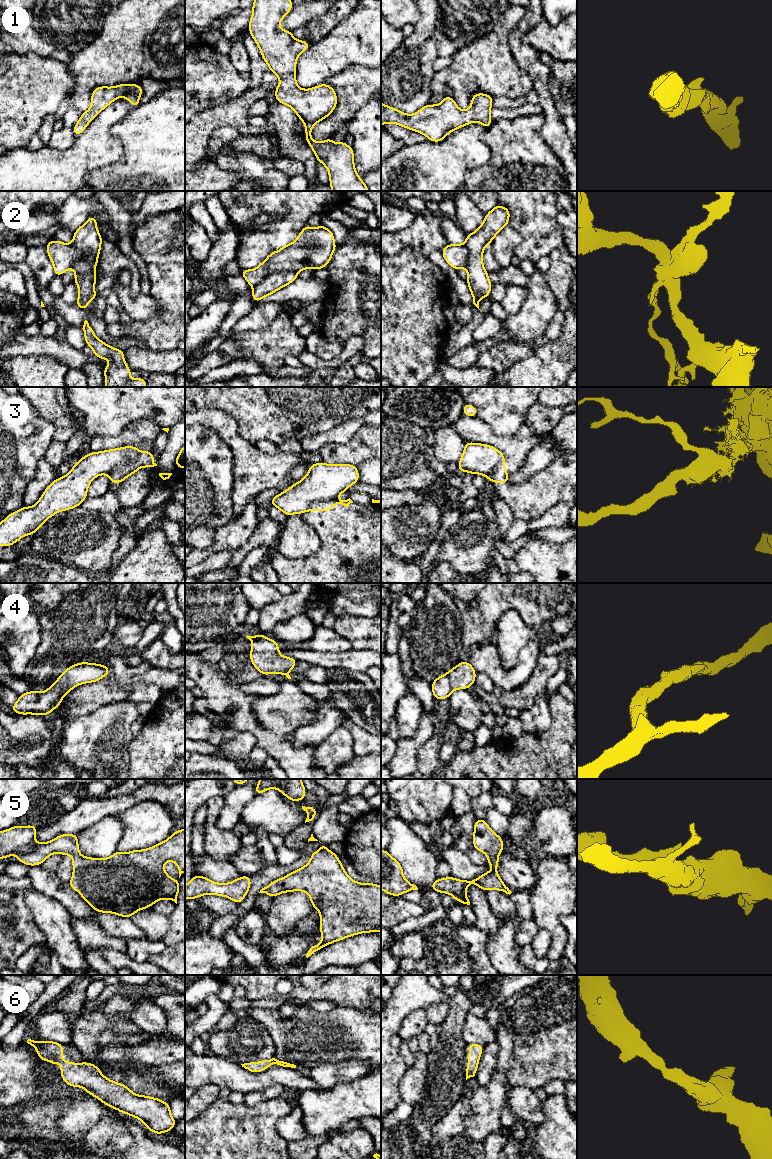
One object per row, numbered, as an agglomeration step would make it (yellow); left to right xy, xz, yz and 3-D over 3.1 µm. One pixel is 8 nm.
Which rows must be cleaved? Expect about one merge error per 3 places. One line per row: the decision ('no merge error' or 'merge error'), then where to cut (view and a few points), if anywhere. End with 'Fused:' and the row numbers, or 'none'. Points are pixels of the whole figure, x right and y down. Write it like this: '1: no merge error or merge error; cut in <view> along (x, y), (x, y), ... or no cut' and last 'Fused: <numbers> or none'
1: no merge error; no cut
2: no merge error; no cut
3: merge error; cut in xy along (140, 452), (136, 459), (120, 462), (107, 473)
4: no merge error; no cut
5: no merge error; no cut
6: no merge error; no cut
Fused: 3

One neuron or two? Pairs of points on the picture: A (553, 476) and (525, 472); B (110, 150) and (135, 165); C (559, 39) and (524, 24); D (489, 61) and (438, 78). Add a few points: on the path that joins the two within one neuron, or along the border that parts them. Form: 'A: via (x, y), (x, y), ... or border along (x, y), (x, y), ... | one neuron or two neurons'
A: border along (553, 459), (545, 467), (522, 481), (513, 484) | two neurons
B: border along (113, 135), (120, 141), (123, 155), (101, 167) | two neurons
C: border along (542, 16), (521, 35), (521, 40), (535, 50) | two neurons
D: border along (449, 67), (450, 74), (447, 86) | two neurons

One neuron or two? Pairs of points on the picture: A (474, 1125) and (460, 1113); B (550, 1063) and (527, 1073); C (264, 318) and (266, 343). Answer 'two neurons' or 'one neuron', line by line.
A: two neurons
B: one neuron
C: two neurons

